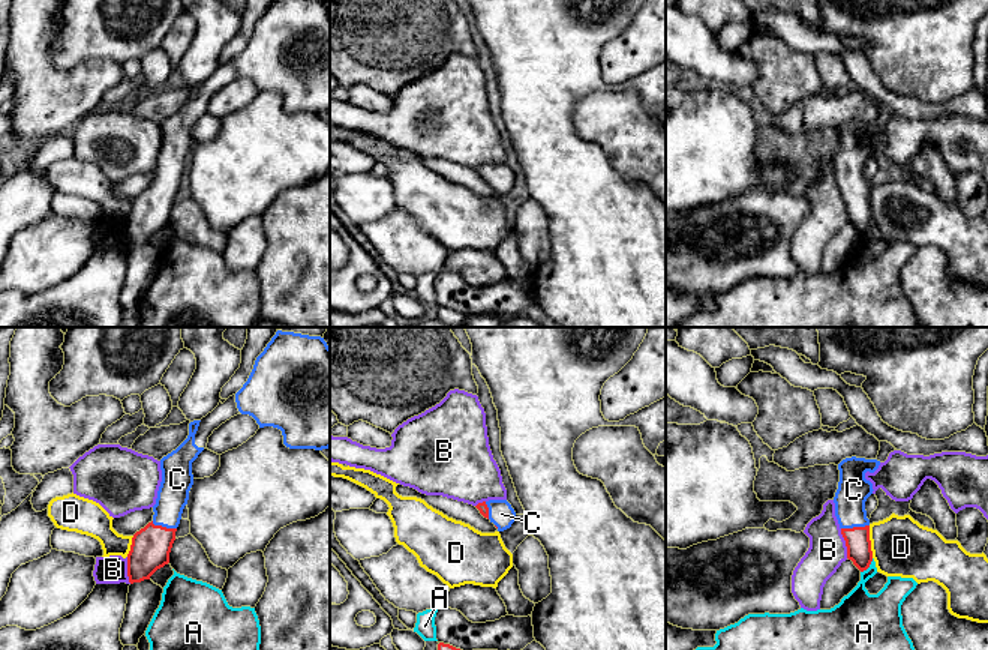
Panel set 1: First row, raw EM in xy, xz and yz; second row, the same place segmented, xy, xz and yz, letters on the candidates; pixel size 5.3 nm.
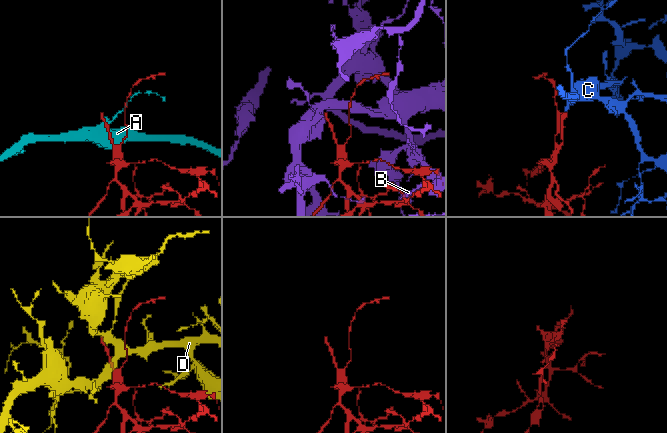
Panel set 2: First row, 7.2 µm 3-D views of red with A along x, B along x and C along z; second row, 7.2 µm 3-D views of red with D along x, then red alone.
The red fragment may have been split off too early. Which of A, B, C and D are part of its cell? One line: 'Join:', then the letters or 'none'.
Join: C

